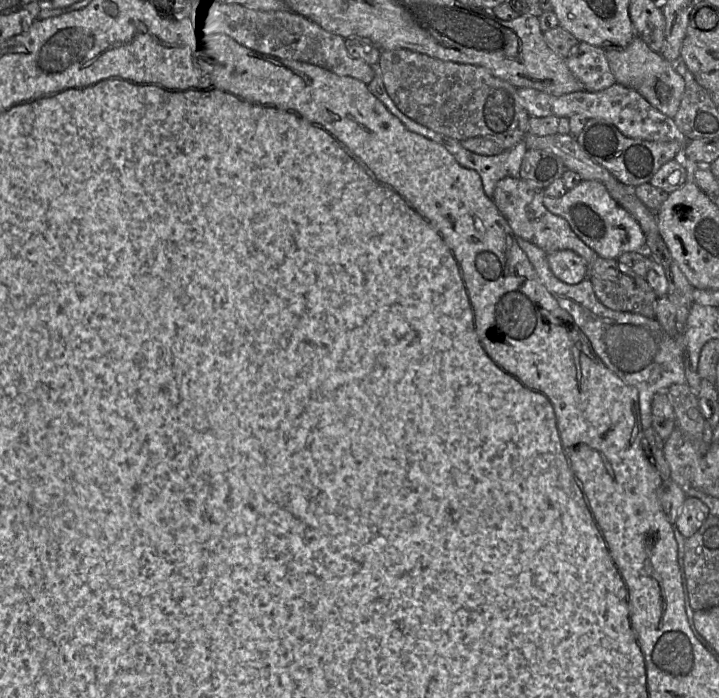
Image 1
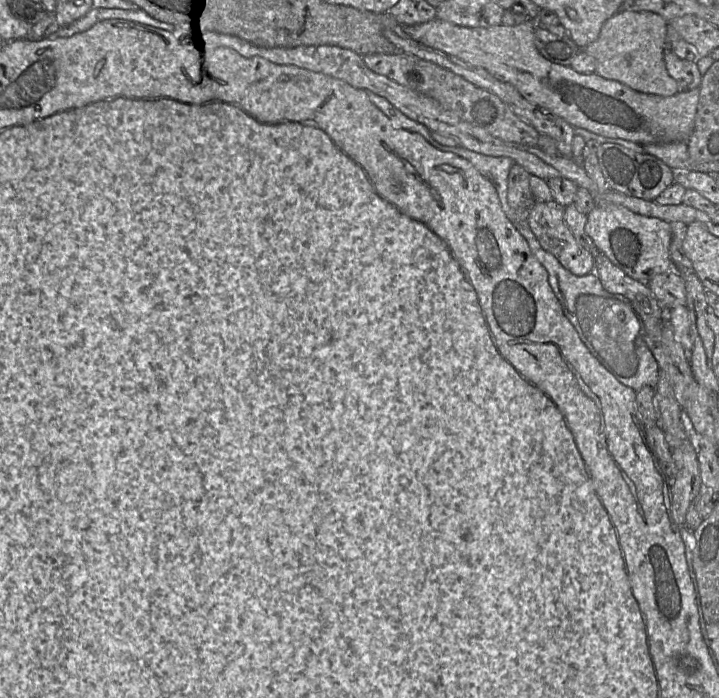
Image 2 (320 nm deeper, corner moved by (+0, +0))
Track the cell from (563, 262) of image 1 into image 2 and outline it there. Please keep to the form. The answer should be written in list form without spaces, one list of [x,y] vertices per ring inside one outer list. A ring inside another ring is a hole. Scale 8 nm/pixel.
[[[554,200],[535,202],[528,224],[540,246],[576,276],[595,271],[595,257],[578,244],[564,219],[564,208]]]

